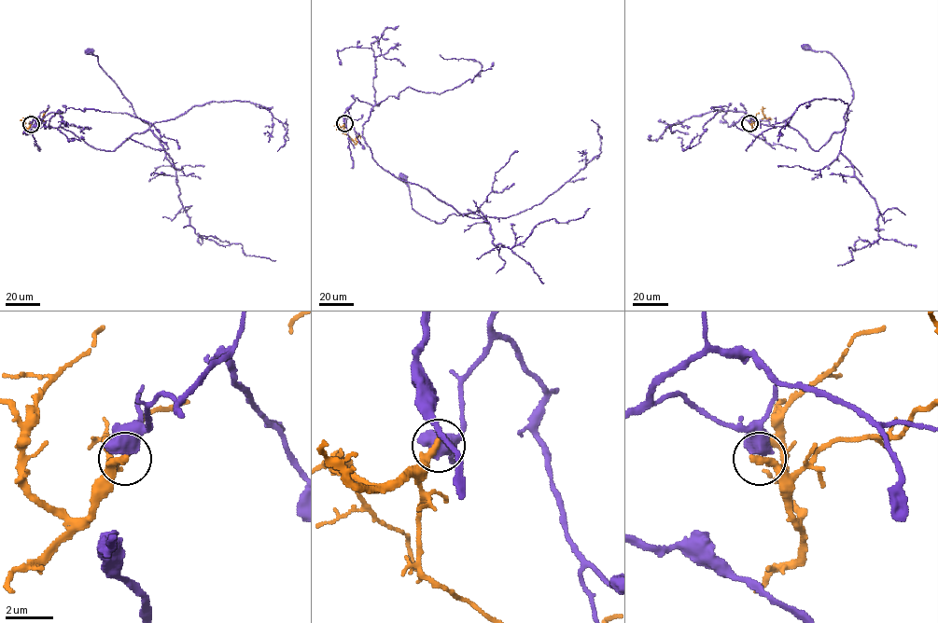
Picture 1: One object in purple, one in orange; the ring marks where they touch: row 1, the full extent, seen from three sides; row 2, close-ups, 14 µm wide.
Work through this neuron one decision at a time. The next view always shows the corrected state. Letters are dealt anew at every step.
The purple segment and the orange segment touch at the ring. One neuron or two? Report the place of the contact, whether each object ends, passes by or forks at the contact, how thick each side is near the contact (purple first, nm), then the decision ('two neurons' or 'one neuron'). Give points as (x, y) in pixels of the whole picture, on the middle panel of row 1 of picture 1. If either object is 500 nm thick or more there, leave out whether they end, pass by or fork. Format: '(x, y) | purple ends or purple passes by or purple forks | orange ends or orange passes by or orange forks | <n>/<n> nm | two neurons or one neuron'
(344, 123) | 700/360 nm | two neurons

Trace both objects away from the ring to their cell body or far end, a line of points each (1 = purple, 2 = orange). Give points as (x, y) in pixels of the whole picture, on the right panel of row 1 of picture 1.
1: (749, 122), (722, 117), (788, 125), (817, 151), (845, 128), (846, 72), (805, 47)
2: (749, 122), (765, 117), (770, 119), (762, 113), (764, 108)

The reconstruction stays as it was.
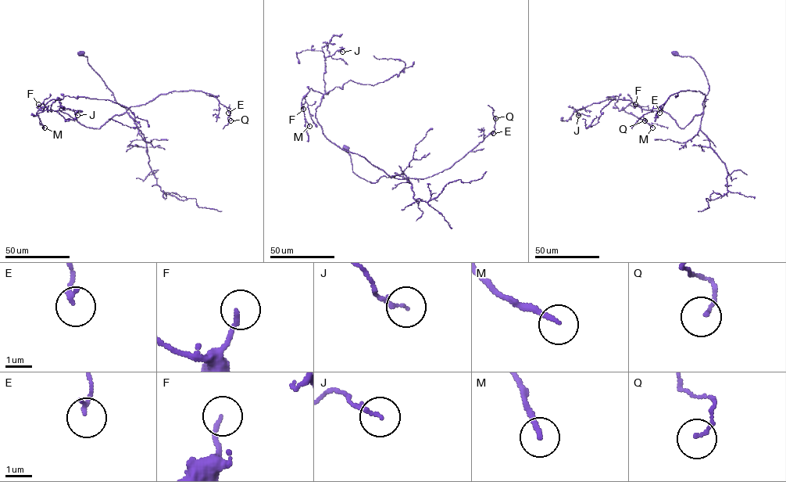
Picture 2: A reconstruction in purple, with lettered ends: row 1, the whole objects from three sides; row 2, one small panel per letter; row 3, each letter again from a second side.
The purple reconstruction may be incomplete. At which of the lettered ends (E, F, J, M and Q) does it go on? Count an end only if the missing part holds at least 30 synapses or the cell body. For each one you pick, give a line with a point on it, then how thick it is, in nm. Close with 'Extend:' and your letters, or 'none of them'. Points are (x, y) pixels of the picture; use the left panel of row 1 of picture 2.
M: at (44, 127); 180 nm thick
Extend: M

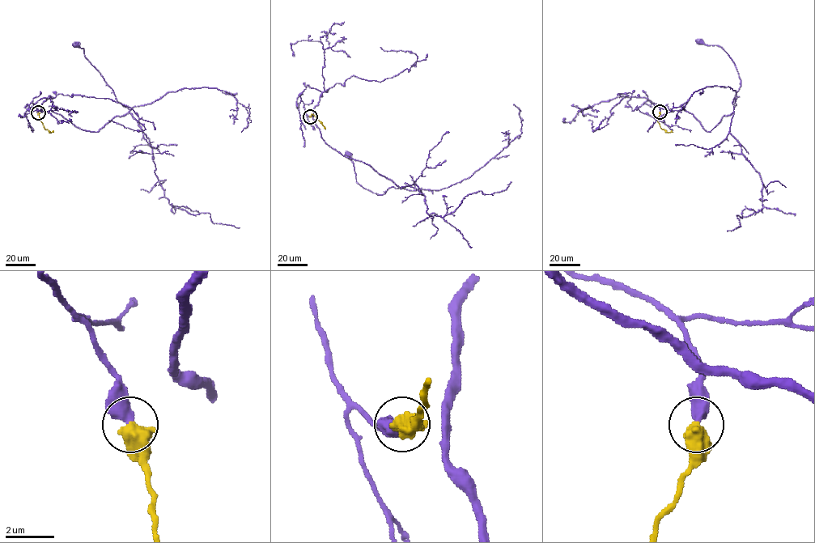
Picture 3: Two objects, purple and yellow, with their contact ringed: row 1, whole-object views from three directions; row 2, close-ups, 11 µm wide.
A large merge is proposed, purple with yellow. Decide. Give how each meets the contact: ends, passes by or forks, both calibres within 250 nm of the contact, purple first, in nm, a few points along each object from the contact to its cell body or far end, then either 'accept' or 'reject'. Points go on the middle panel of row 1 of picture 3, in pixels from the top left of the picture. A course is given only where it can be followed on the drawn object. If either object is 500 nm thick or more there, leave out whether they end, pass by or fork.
500/700 nm | purple via (310, 116), (300, 96), (307, 85), (321, 92), (312, 116), (323, 140), (401, 188), (364, 188), (349, 155) | yellow via (310, 116), (312, 114), (325, 129) | accept

